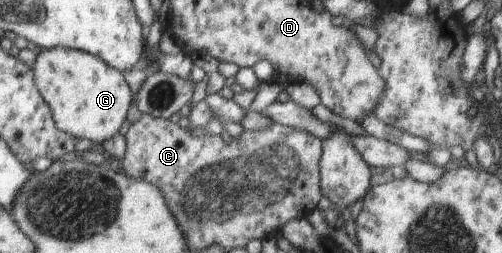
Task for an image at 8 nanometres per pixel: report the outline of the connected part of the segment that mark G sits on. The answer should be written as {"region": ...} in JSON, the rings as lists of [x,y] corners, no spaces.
{"region":[[[68,48],[42,49],[33,66],[36,85],[51,107],[59,130],[78,139],[89,139],[98,145],[112,140],[127,120],[132,104],[132,90],[122,71],[102,58],[82,50]]]}

